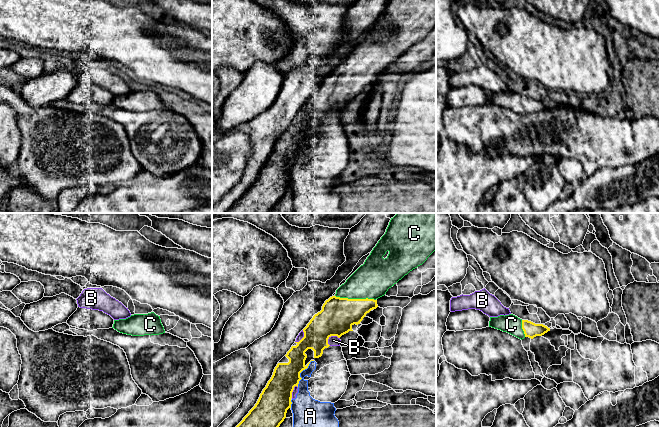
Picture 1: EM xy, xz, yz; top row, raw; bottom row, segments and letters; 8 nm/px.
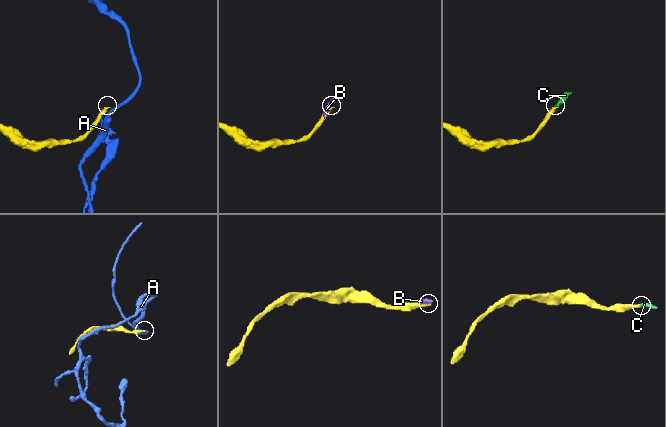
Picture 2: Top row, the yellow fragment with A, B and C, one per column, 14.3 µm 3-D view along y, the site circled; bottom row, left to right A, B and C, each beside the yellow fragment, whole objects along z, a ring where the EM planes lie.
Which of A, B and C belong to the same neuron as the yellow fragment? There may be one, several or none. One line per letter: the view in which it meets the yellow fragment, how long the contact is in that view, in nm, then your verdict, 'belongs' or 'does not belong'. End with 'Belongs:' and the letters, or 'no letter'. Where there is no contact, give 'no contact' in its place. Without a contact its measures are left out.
A: xz | 260 nm | does not belong
B: xz | 120 nm | does not belong
C: xz | 340 nm | belongs
Belongs: C

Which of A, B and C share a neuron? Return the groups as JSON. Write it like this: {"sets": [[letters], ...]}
{"sets": [["A", "B"], ["C"]]}

